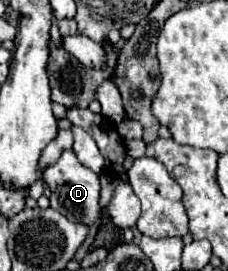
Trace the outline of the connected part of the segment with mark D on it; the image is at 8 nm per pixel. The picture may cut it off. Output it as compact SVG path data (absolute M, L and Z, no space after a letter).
M71 149L63 151L55 165L43 169L43 181L51 189L51 207L67 219L91 225L99 217L99 177L83 167Z

